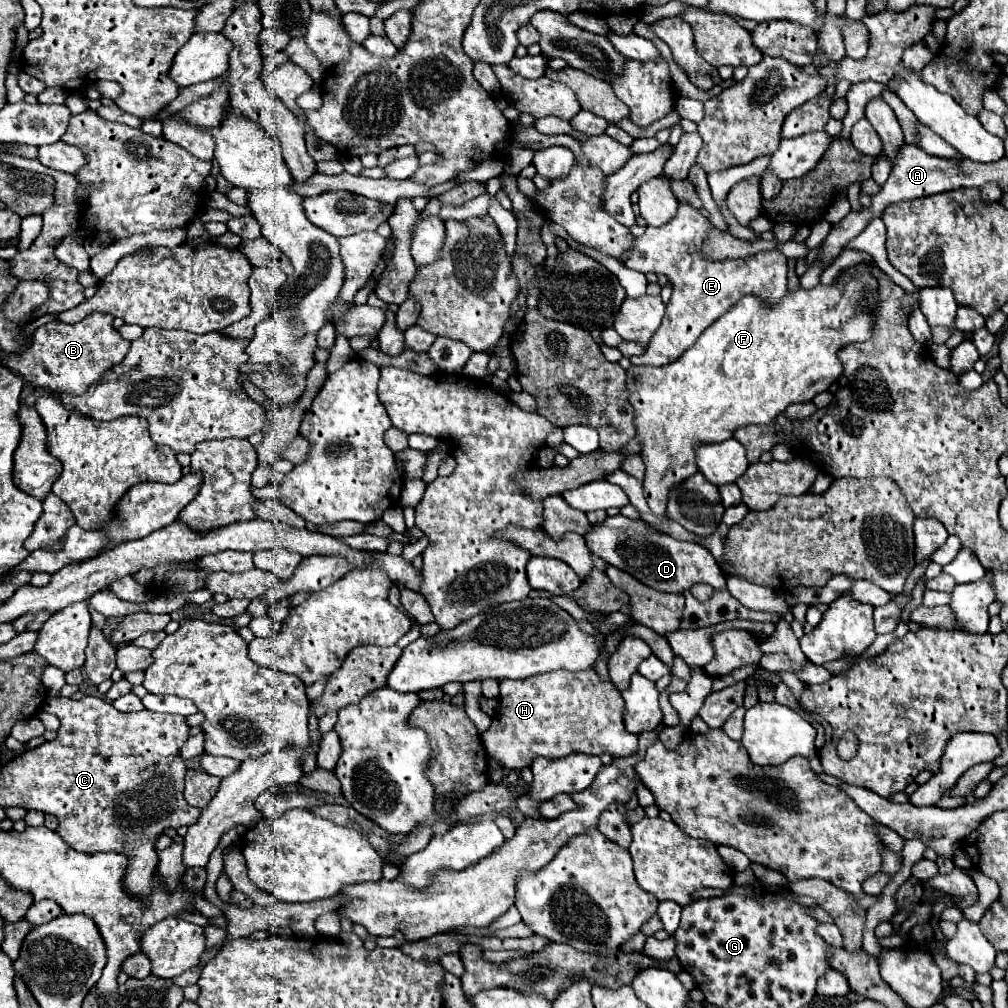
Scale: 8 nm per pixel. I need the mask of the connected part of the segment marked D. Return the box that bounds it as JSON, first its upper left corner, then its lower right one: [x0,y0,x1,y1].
[584,514,726,592]

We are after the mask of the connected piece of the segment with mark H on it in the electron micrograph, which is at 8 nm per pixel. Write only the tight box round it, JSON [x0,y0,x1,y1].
[480,668,638,770]

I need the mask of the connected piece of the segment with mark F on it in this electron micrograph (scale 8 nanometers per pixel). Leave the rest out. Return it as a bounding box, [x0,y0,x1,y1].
[626,270,878,516]

